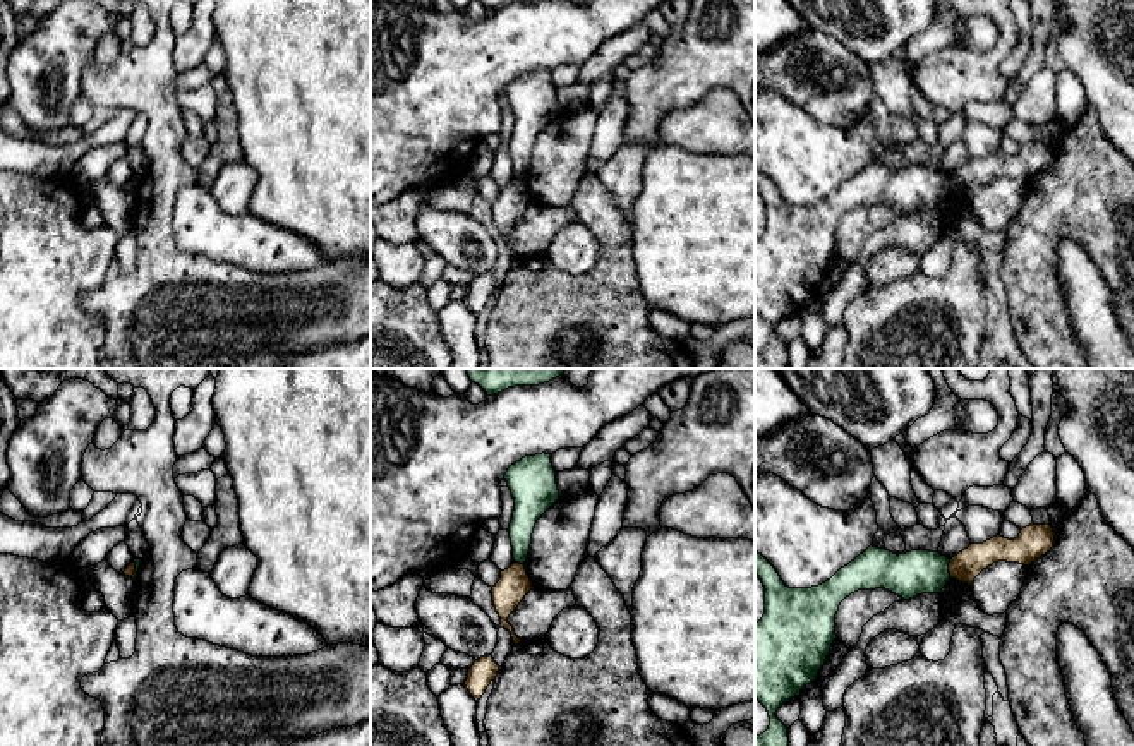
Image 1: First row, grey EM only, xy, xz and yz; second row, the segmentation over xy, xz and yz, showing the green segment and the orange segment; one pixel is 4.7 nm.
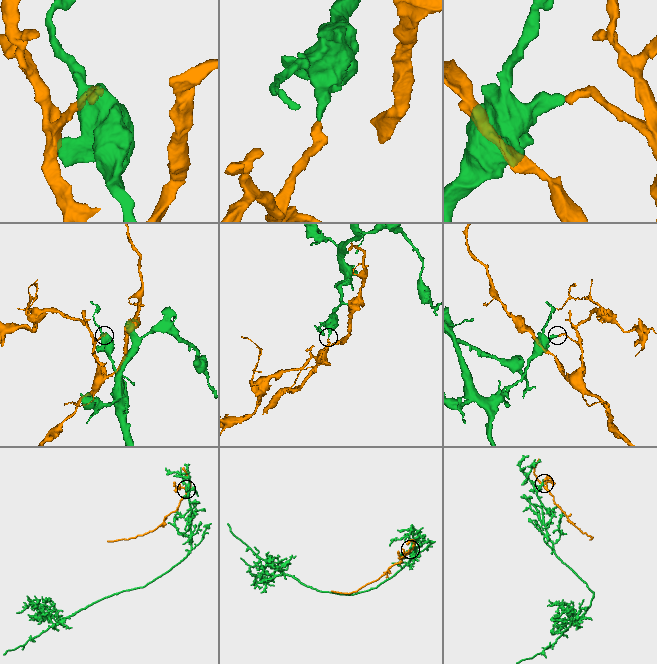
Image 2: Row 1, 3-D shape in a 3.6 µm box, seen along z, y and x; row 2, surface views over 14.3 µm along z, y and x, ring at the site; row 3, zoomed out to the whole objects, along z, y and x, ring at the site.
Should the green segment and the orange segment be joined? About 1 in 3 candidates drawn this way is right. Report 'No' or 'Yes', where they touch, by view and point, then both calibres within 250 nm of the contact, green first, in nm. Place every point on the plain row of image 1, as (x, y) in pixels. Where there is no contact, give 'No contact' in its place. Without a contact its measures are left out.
No. Touches green at yz (947, 184). Thickness 220 nm (green) against 140 nm

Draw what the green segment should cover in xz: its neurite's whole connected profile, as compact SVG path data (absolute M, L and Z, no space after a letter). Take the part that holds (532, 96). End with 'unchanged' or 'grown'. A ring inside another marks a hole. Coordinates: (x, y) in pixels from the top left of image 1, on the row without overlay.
M551 70L525 72L504 91L515 115L510 154L515 178L525 180L537 135L559 115Z; unchanged

